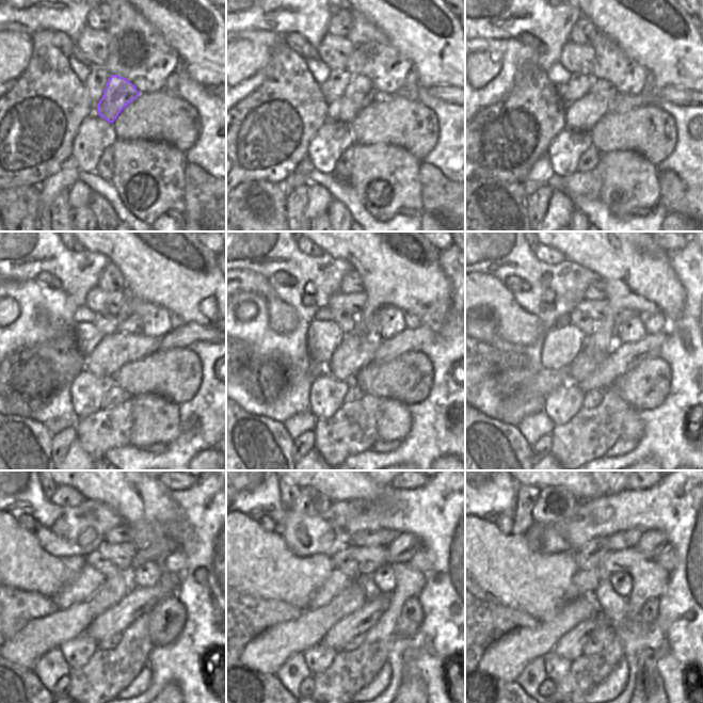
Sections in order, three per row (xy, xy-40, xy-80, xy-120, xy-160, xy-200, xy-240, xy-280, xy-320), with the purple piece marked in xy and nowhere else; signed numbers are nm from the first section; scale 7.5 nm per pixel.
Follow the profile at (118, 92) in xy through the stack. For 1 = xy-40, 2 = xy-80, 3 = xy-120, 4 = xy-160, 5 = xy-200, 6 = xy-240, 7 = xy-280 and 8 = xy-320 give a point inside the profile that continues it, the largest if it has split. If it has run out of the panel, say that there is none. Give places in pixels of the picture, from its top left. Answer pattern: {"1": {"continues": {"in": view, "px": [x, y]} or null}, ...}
{"1": {"continues": {"in": "xy-40", "px": [362, 91]}}, "2": {"continues": {"in": "xy-80", "px": [602, 89]}}, "3": {"continues": {"in": "xy-120", "px": [132, 325]}}, "4": {"continues": {"in": "xy-160", "px": [372, 328]}}, "5": {"continues": {"in": "xy-200", "px": [621, 317]}}, "6": {"continues": {"in": "xy-240", "px": [161, 548]}}, "7": {"continues": {"in": "xy-280", "px": [405, 545]}}, "8": {"continues": {"in": "xy-320", "px": [651, 543]}}}

